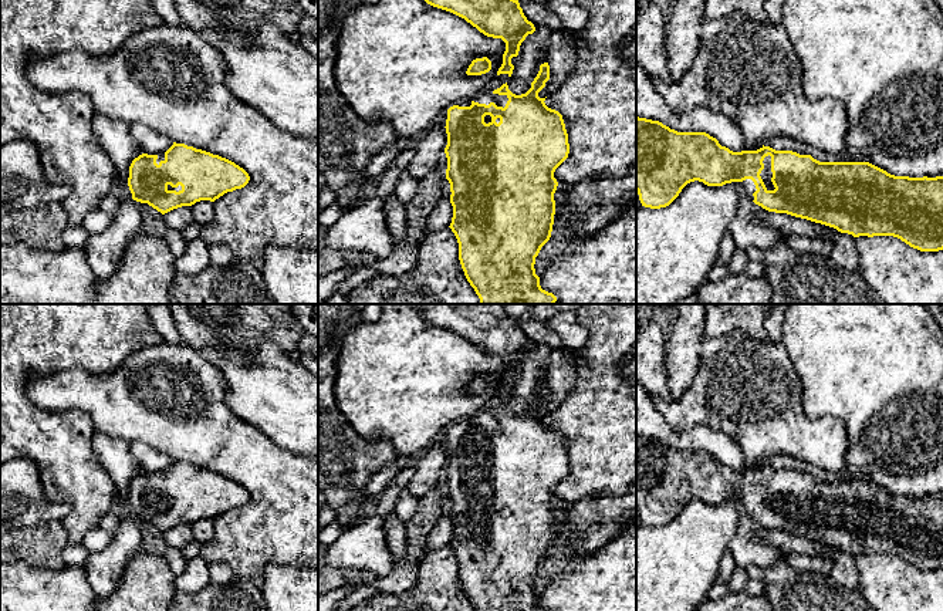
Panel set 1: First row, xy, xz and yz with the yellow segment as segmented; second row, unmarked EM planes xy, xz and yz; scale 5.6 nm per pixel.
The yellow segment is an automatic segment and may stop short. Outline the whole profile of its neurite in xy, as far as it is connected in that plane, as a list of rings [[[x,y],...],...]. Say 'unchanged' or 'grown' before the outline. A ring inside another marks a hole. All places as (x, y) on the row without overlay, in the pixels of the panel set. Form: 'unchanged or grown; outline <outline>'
grown; outline [[[173,460],[166,470],[135,476],[128,504],[133,519],[165,533],[200,519],[214,520],[227,510],[244,506],[249,499],[249,492],[234,480]]]

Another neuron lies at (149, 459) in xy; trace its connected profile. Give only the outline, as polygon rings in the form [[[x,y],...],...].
[[[132,443],[131,453],[133,459],[139,463],[142,472],[148,473],[166,470],[173,463],[173,459],[170,459],[163,452],[142,443]]]

